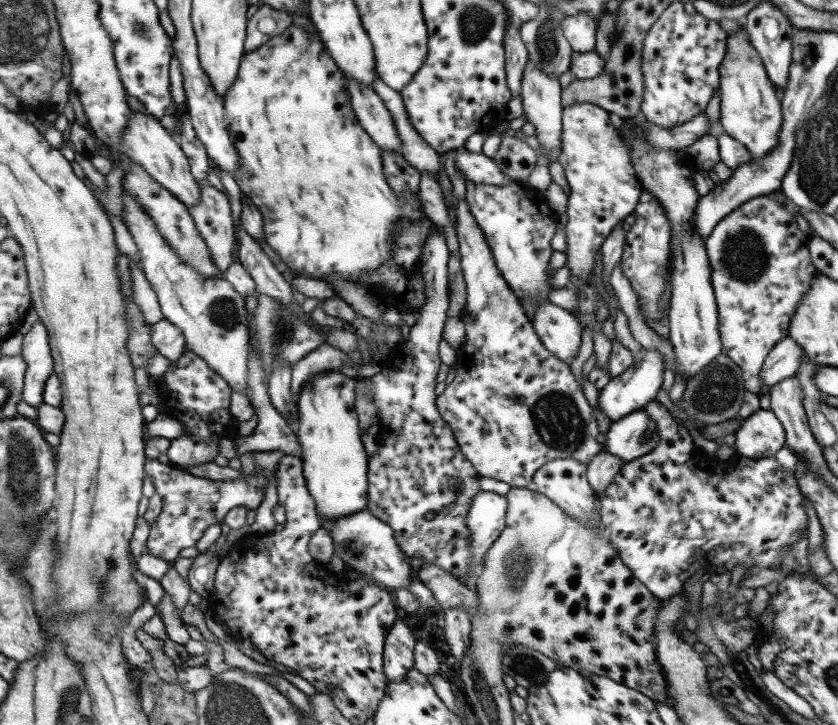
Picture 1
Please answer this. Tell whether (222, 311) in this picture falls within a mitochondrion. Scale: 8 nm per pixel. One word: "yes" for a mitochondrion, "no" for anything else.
yes

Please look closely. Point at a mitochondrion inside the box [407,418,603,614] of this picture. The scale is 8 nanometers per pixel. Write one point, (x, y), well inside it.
(517, 556)

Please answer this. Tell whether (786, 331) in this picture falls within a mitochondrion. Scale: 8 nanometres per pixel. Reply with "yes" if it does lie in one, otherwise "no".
no

